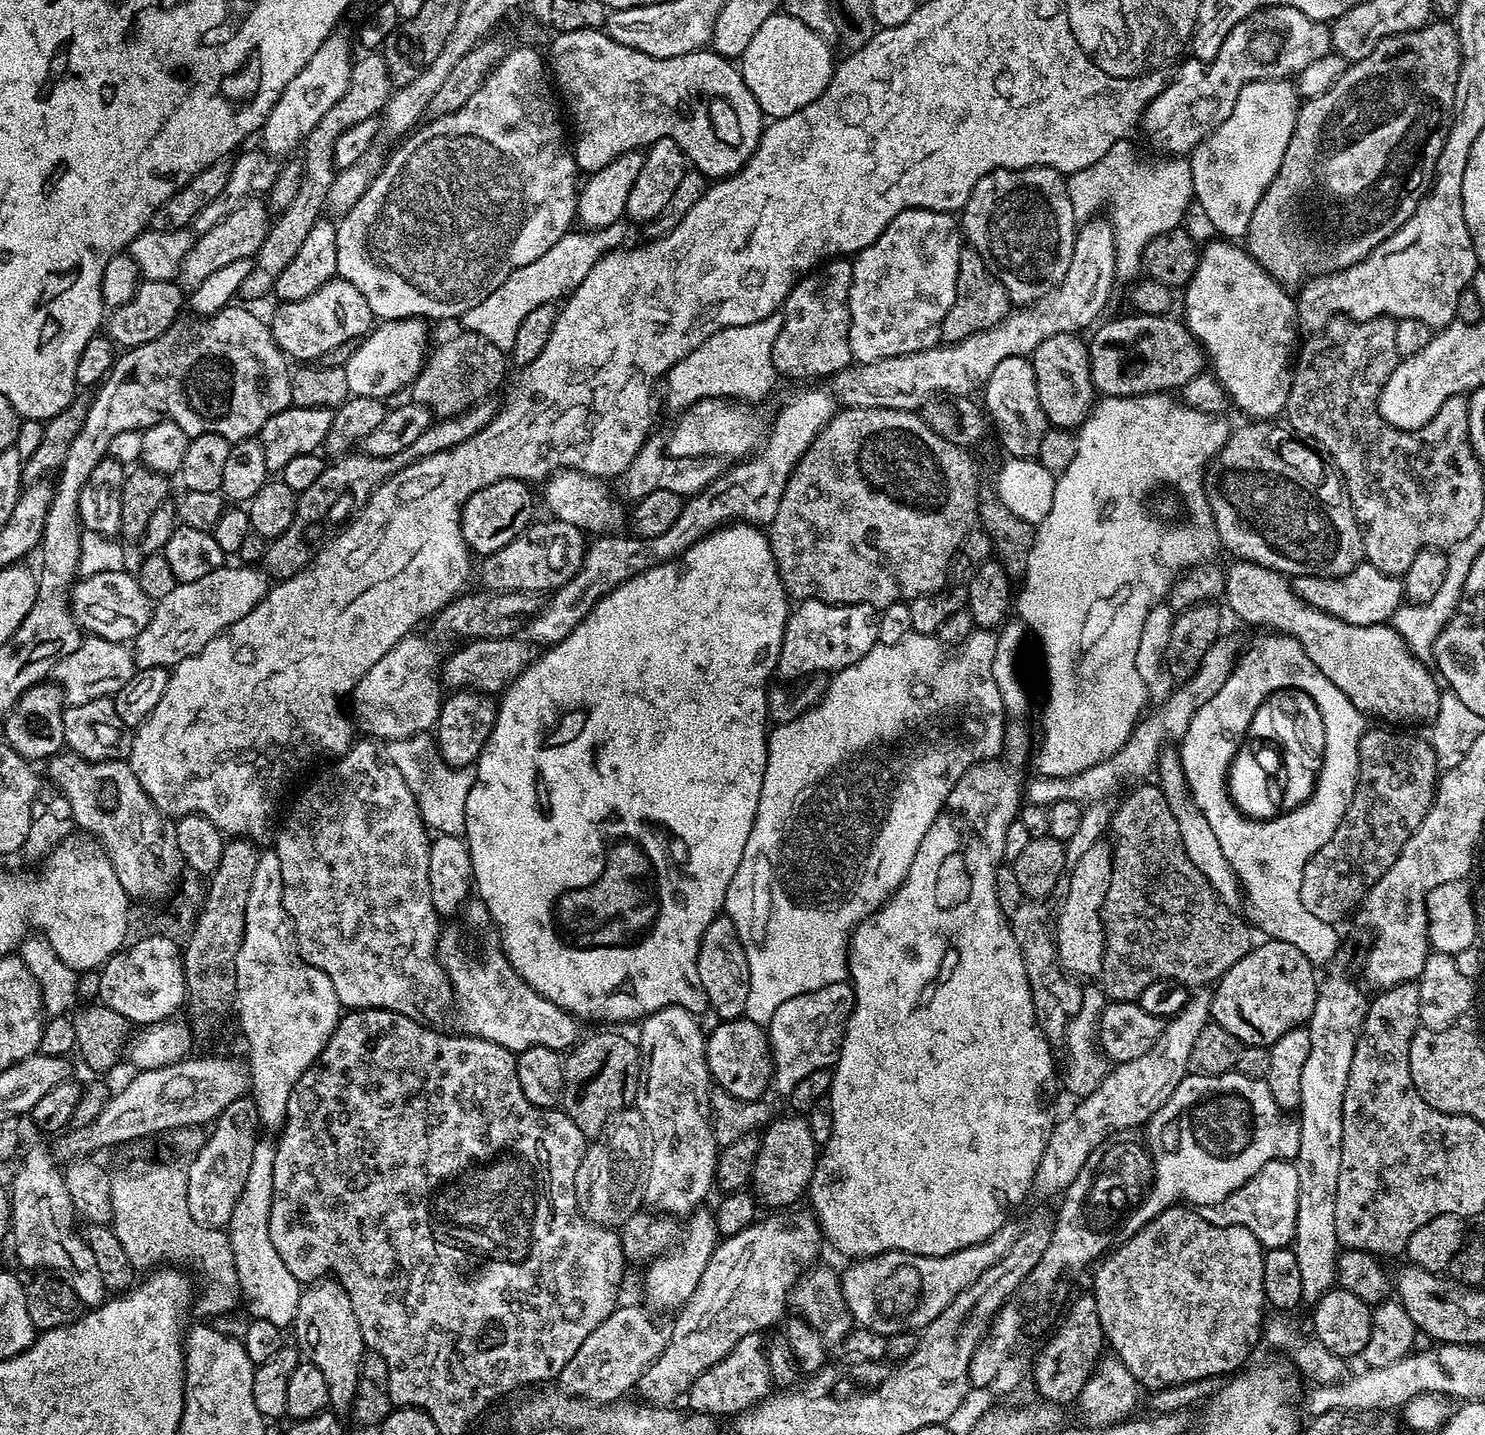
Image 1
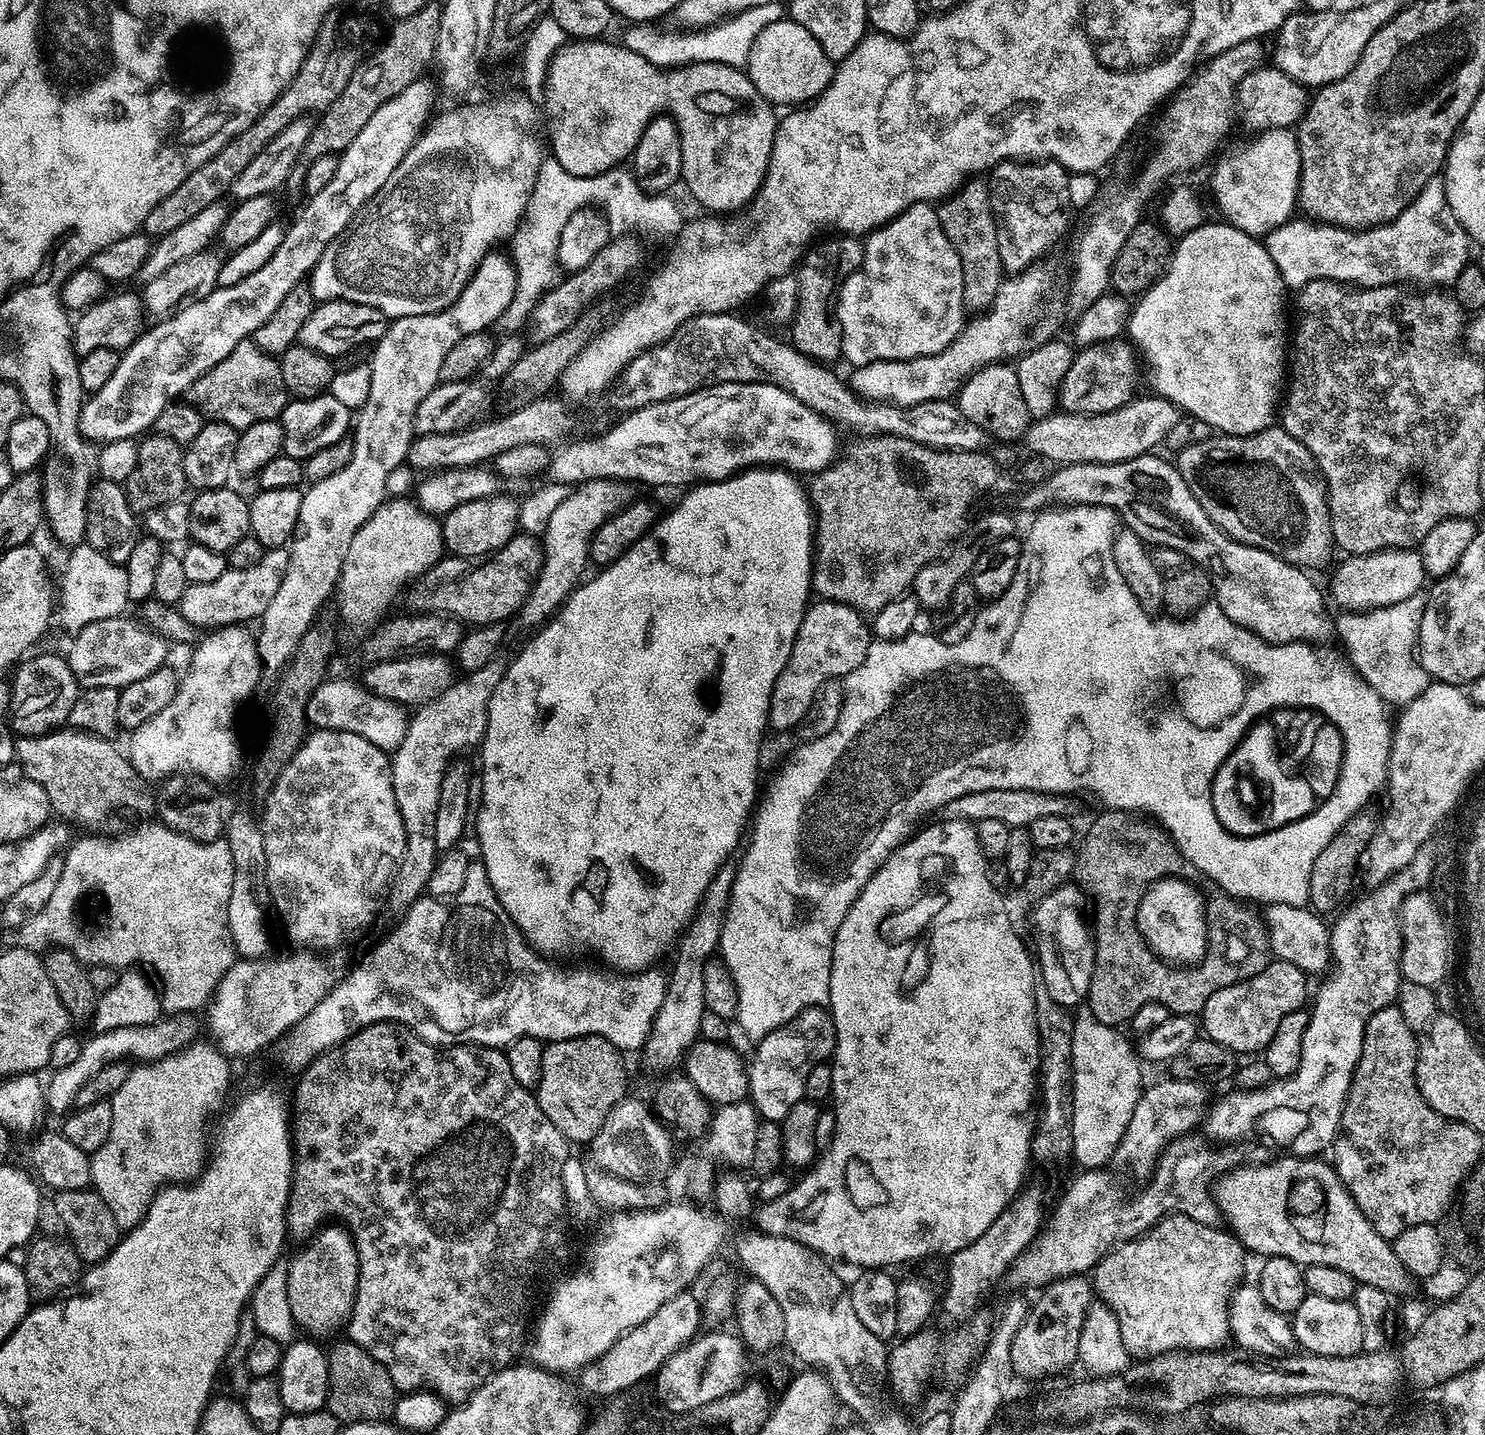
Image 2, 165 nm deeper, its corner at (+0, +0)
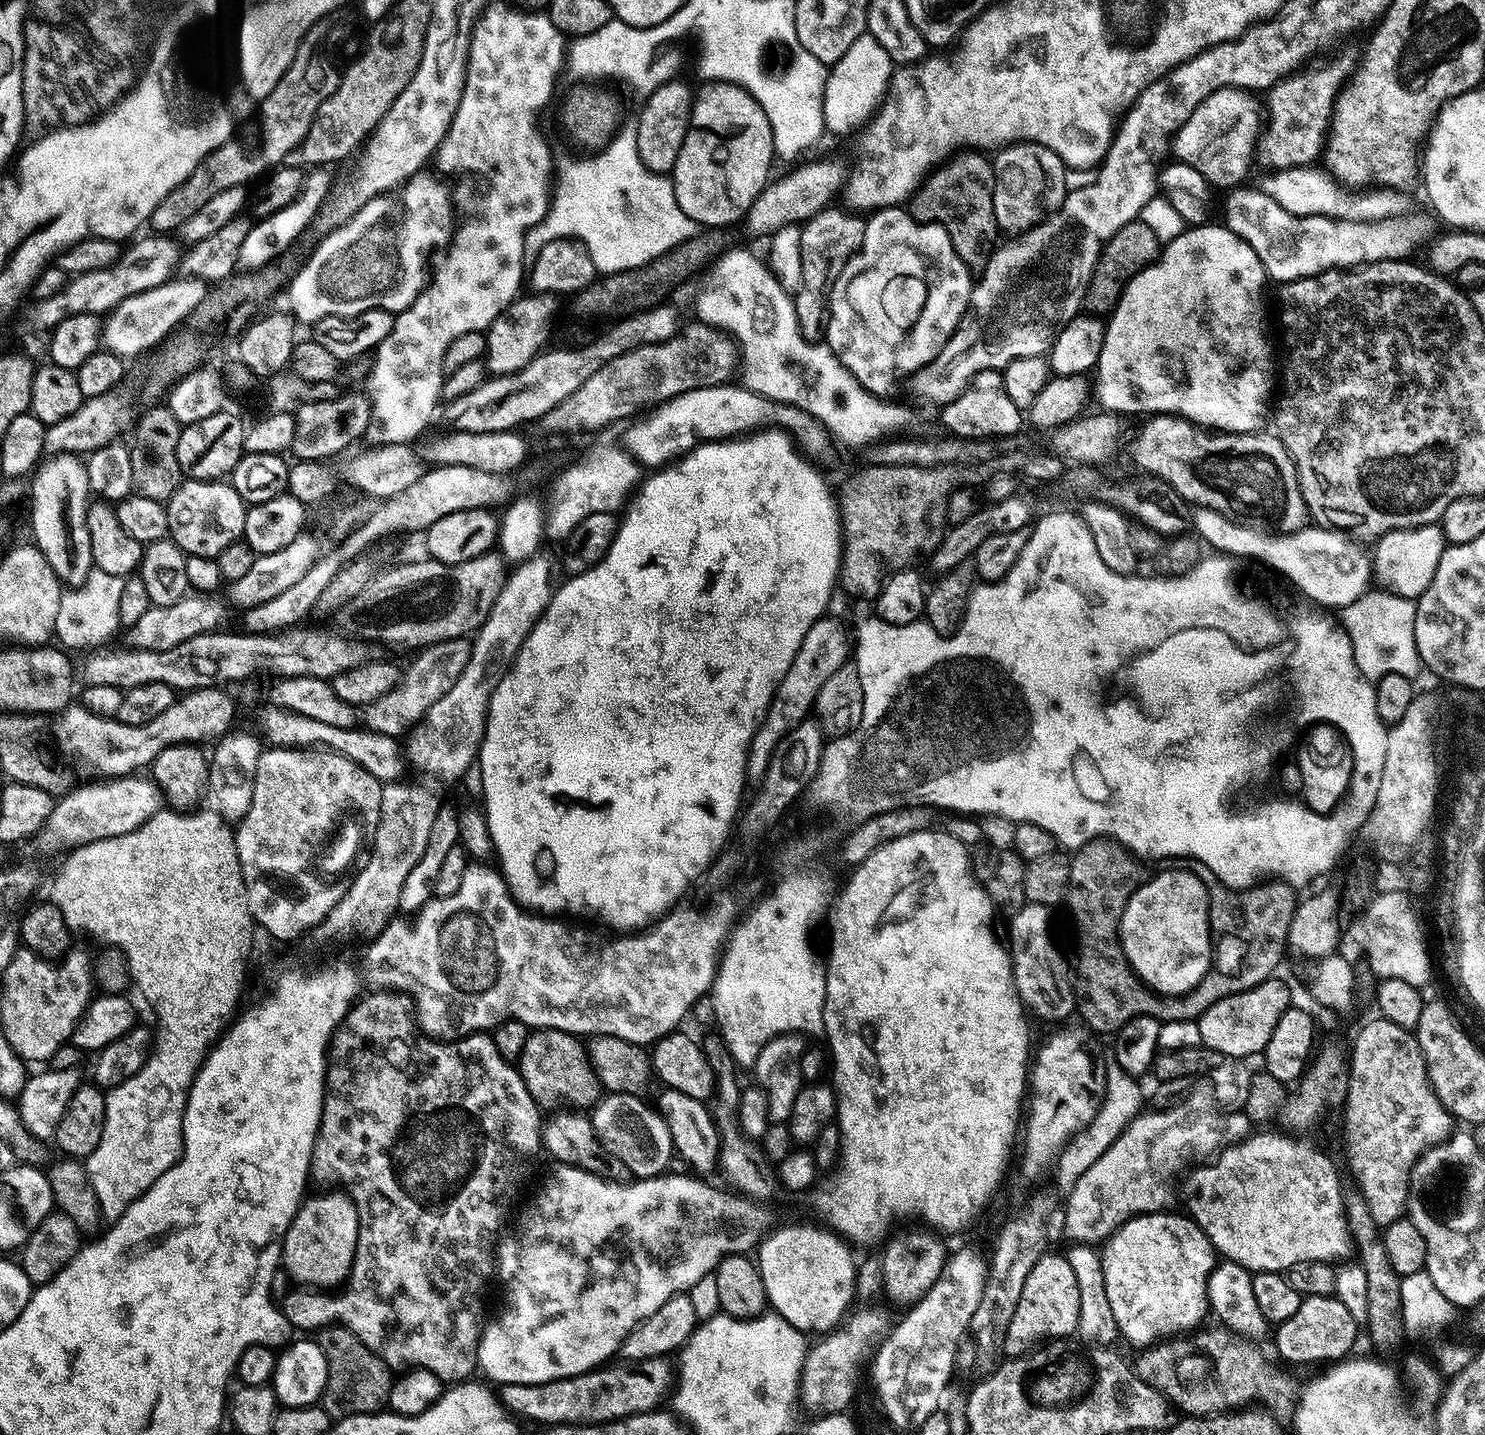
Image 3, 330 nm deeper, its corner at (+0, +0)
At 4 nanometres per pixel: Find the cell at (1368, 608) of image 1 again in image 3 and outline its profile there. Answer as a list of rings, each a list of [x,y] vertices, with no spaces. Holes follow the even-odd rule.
[[[1439,523],[1424,524],[1420,528],[1403,528],[1387,532],[1375,541],[1372,567],[1375,577],[1381,580],[1383,587],[1407,600],[1416,600],[1430,586],[1434,570],[1446,547],[1444,530]]]

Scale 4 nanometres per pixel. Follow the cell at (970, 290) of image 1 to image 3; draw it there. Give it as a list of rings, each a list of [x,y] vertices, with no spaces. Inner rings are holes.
[[[961,150],[948,157],[943,163],[936,165],[921,181],[920,187],[910,197],[910,215],[920,224],[940,224],[946,234],[950,234],[950,242],[969,269],[979,270],[994,251],[997,243],[998,229],[994,218],[994,182],[996,176],[992,172],[992,160],[976,150]]]

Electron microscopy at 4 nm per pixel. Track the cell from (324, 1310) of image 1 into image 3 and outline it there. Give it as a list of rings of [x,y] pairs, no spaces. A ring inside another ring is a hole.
[[[339,1191],[309,1195],[286,1230],[282,1241],[282,1268],[300,1283],[297,1285],[312,1290],[332,1290],[328,1288],[343,1285],[352,1273],[360,1219],[351,1196],[347,1191]]]

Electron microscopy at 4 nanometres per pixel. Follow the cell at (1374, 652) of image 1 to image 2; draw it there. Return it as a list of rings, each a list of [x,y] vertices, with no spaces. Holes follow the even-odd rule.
[[[1145,454],[1142,456],[1135,456],[1129,460],[1124,460],[1121,464],[1066,464],[1057,467],[1050,478],[1033,483],[1028,486],[1024,492],[1024,497],[1020,500],[1020,508],[1024,512],[1032,512],[1031,514],[1039,513],[1041,510],[1047,509],[1052,505],[1071,506],[1074,504],[1101,504],[1104,508],[1113,509],[1122,521],[1123,527],[1129,532],[1138,534],[1138,538],[1143,540],[1149,546],[1158,548],[1173,548],[1176,552],[1181,552],[1193,565],[1205,569],[1212,578],[1212,591],[1214,593],[1215,603],[1226,614],[1226,618],[1230,618],[1238,626],[1242,626],[1246,630],[1250,630],[1256,636],[1262,637],[1268,644],[1310,644],[1313,646],[1319,645],[1319,640],[1324,640],[1333,631],[1334,624],[1328,616],[1324,613],[1324,596],[1316,589],[1316,584],[1311,580],[1309,573],[1302,568],[1295,568],[1293,564],[1288,564],[1282,558],[1278,558],[1274,554],[1270,554],[1261,548],[1255,548],[1249,544],[1240,544],[1232,536],[1226,535],[1223,530],[1214,523],[1206,514],[1206,510],[1202,510],[1202,506],[1198,502],[1198,498],[1194,498],[1194,494],[1190,490],[1190,486],[1186,486],[1186,482],[1182,478],[1182,474],[1176,469],[1175,463],[1163,460],[1162,457],[1156,456],[1160,454]]]

